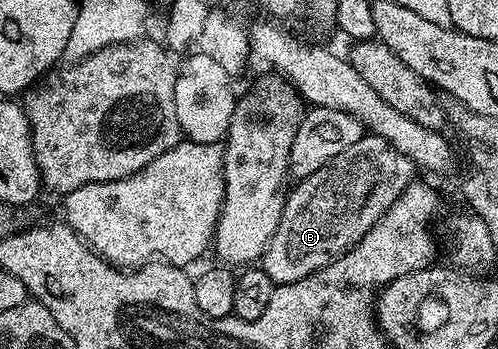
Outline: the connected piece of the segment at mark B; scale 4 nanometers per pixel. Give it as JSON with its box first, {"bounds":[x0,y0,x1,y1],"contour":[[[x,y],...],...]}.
{"bounds":[261,133,417,285],"contour":[[[372,133],[364,134],[362,139],[358,139],[345,153],[337,153],[333,161],[329,161],[317,173],[309,177],[298,180],[294,184],[295,188],[290,188],[286,196],[281,221],[269,241],[267,250],[261,256],[261,266],[265,273],[278,285],[281,283],[296,283],[329,265],[337,256],[344,255],[352,247],[356,247],[377,225],[377,221],[386,213],[389,208],[401,197],[401,193],[416,178],[417,167],[411,162],[408,156],[398,152],[389,143]]]}

